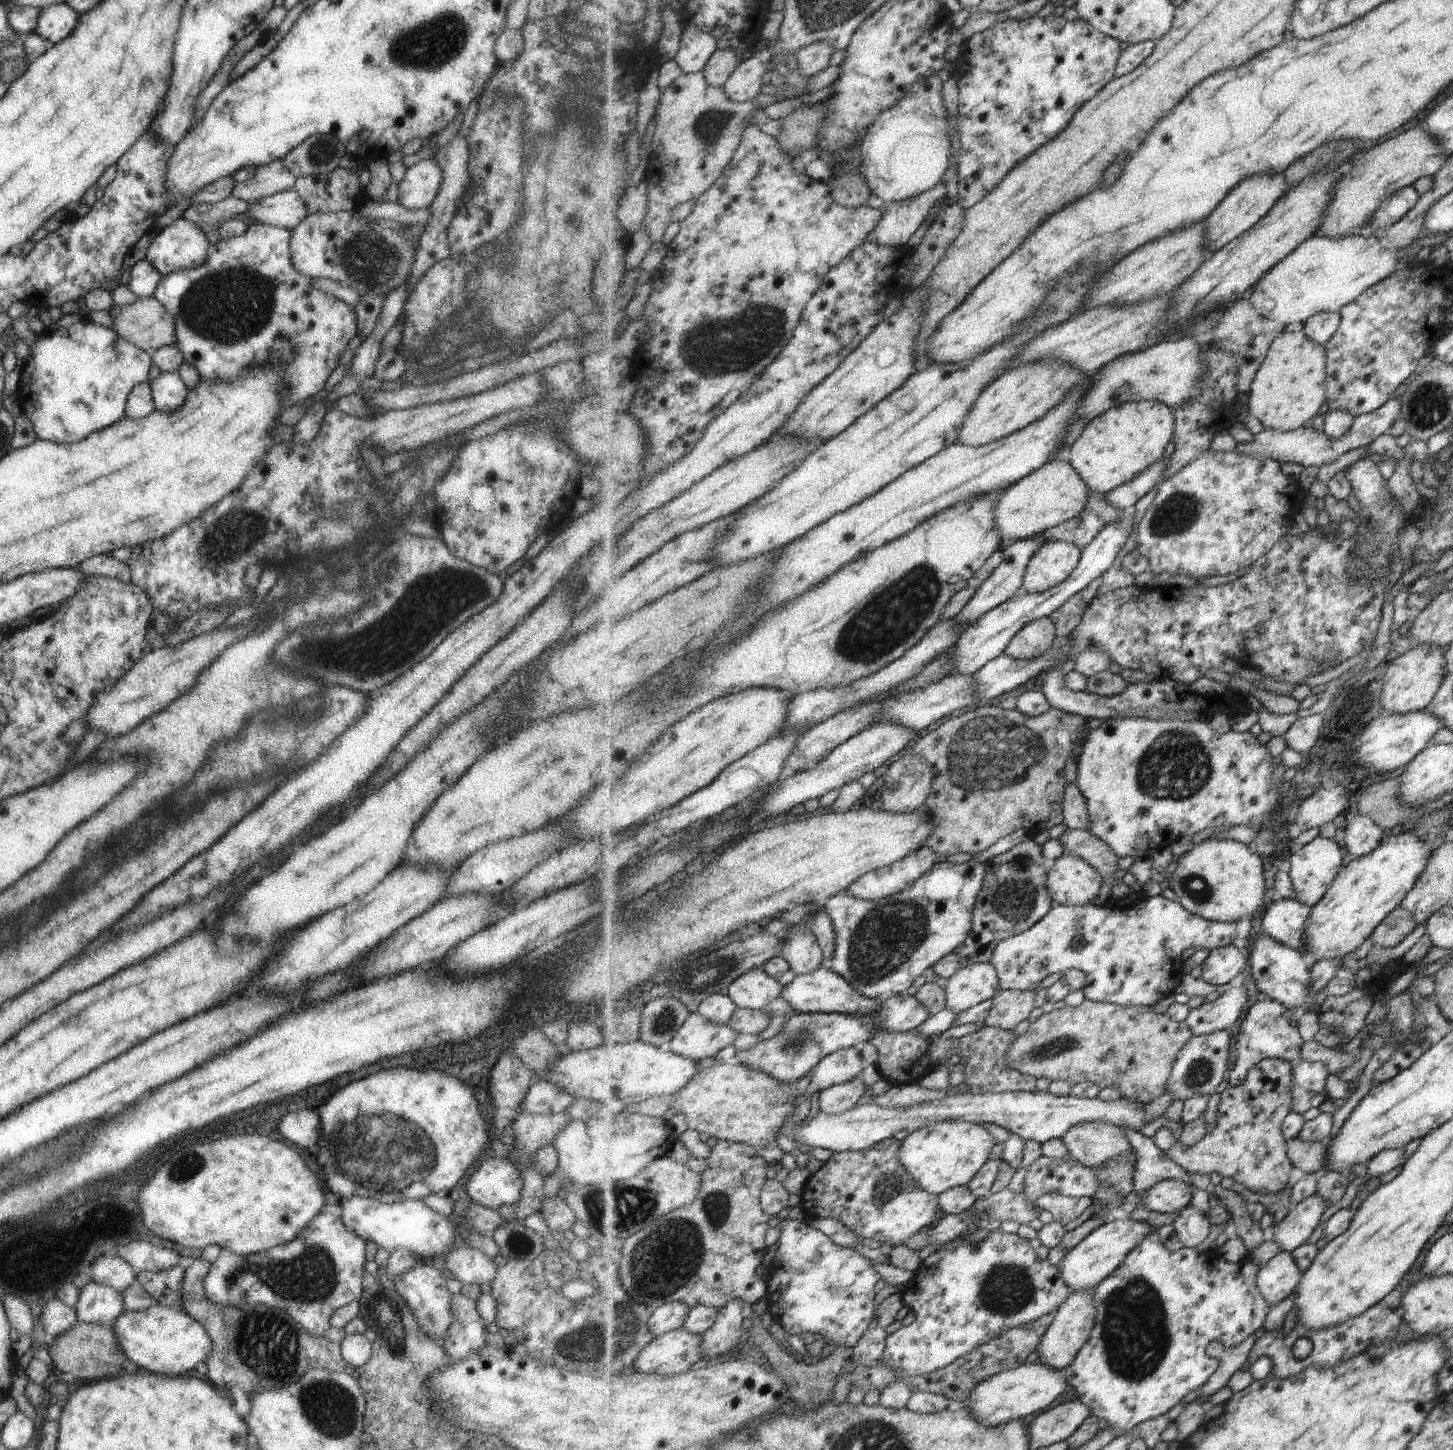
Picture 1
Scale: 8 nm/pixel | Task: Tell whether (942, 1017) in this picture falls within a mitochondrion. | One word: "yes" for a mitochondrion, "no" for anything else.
no

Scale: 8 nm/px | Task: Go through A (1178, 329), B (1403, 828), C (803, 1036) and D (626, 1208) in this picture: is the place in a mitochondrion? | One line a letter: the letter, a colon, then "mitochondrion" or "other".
A: other
B: other
C: mitochondrion
D: mitochondrion

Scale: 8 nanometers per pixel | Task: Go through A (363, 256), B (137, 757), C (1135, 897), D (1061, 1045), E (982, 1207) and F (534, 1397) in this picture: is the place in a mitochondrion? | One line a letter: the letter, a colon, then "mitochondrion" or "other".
A: mitochondrion
B: other
C: other
D: mitochondrion
E: other
F: other

